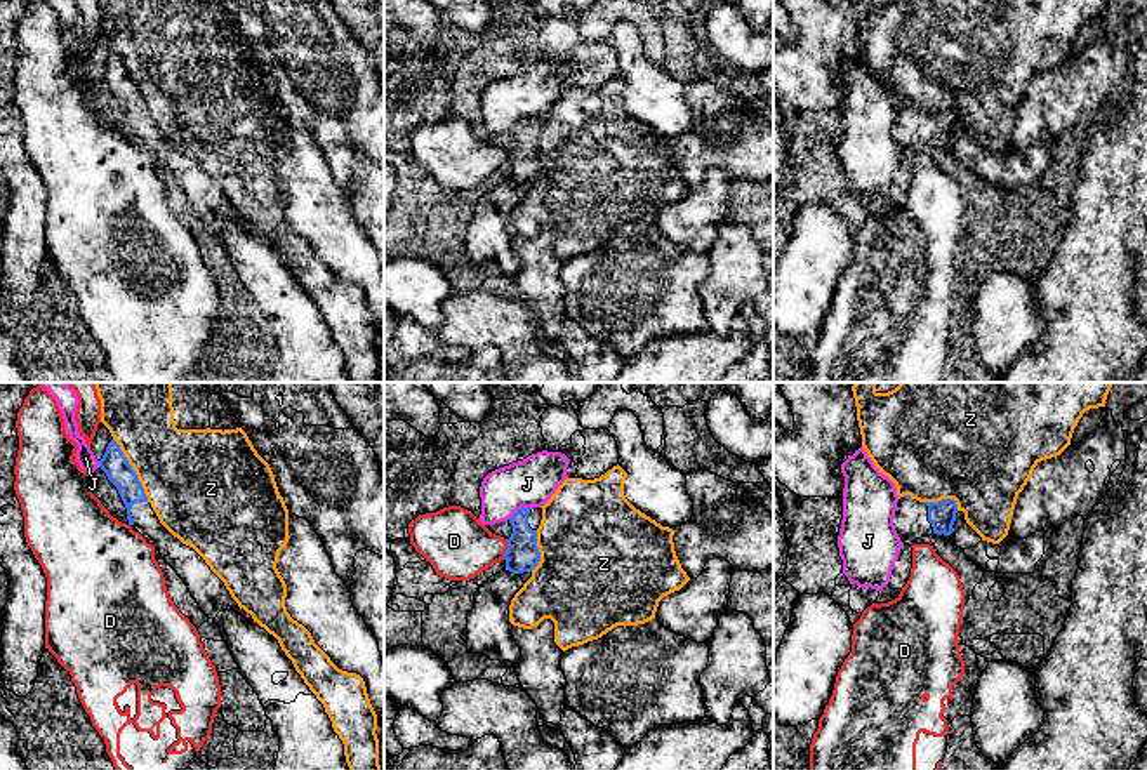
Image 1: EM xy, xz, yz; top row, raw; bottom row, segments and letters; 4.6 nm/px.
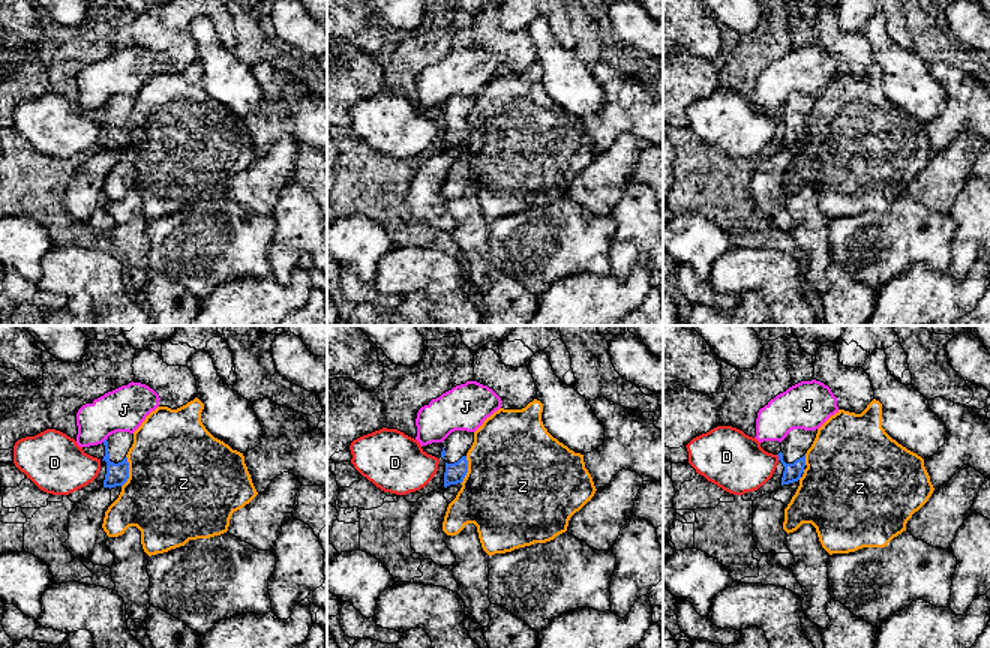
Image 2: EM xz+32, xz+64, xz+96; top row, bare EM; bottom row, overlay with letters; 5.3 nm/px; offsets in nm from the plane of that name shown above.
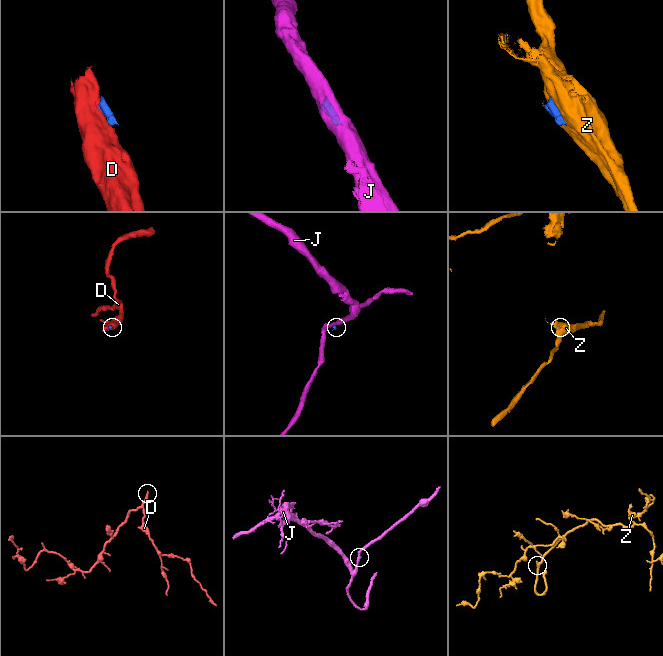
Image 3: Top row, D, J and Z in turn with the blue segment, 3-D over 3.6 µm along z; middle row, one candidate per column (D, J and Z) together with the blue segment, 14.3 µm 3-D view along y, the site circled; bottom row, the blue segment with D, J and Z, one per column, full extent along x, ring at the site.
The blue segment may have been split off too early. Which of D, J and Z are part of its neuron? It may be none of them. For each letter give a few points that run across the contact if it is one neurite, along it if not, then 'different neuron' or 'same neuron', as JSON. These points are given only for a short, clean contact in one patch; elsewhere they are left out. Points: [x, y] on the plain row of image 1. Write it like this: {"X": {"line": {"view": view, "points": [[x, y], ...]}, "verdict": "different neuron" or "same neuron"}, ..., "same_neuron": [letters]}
{"D": {"verdict": "different neuron"}, "J": {"line": {"view": "xz", "points": [[530, 117], [518, 119], [508, 129]]}, "verdict": "different neuron"}, "Z": {"verdict": "different neuron"}, "same_neuron": []}

